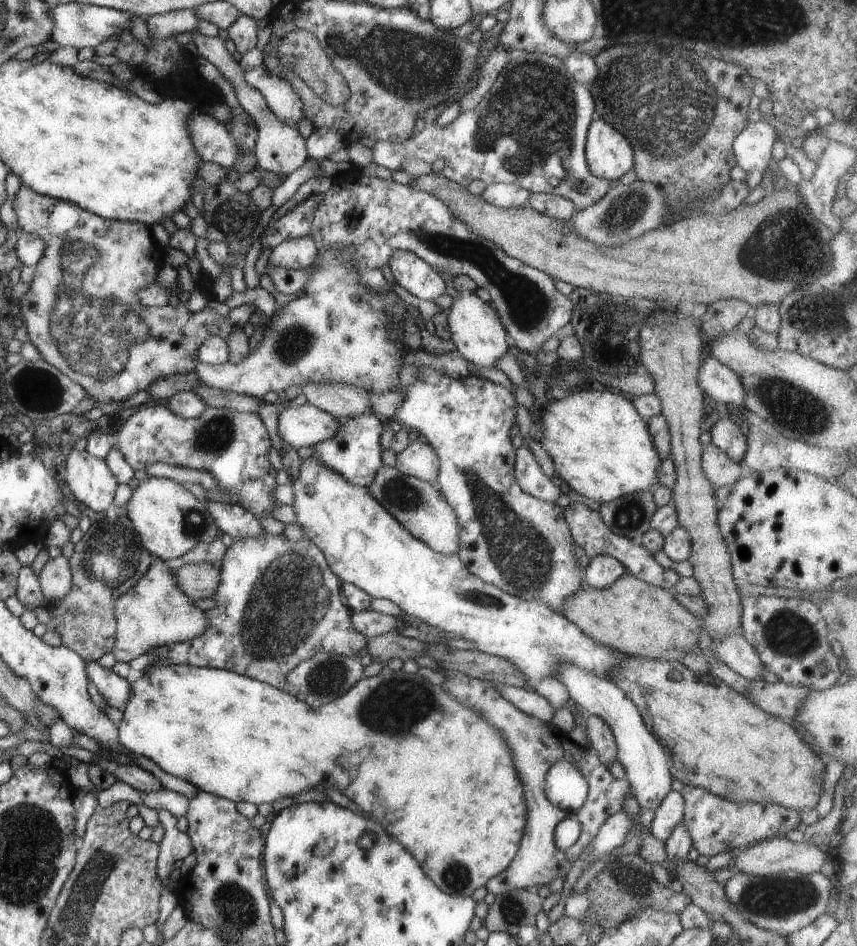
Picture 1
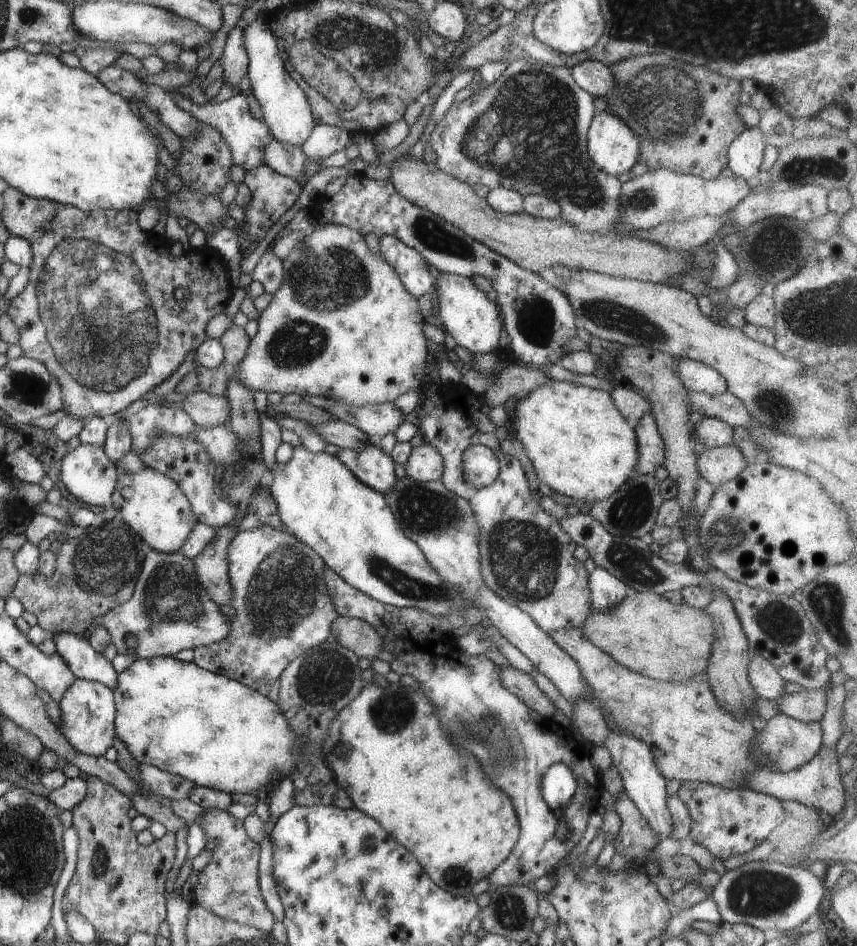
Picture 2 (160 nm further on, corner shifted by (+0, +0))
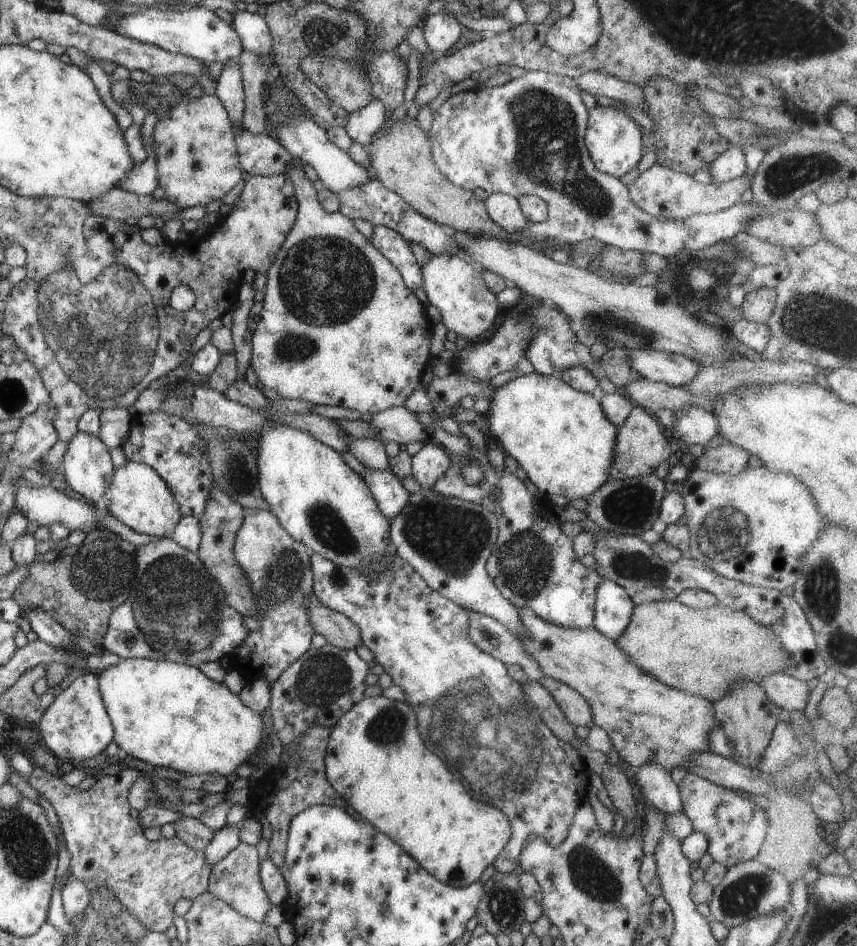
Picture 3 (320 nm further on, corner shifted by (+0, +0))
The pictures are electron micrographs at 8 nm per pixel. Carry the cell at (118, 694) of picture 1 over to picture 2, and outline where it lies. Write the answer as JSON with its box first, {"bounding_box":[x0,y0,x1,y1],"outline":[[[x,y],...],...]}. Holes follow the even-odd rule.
{"bounding_box":[51,631,117,690],"outline":[[[63,631],[52,634],[51,638],[55,644],[55,652],[61,654],[61,660],[69,666],[75,679],[99,682],[113,690],[117,684],[113,662],[95,652],[85,638]]]}

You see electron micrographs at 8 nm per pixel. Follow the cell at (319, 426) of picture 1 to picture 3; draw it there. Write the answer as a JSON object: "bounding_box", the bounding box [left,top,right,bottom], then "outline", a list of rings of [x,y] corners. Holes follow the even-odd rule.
{"bounding_box":[347,438,389,469],"outline":[[[347,438],[347,452],[365,468],[389,469],[385,444],[373,438]]]}

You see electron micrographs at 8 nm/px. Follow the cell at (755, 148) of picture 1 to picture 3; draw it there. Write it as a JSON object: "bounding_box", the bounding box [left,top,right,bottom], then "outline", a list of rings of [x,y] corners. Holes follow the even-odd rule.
{"bounding_box":[706,146,746,183],"outline":[[[729,146],[708,164],[706,170],[713,181],[719,183],[741,176],[746,172],[744,152],[735,146]]]}

